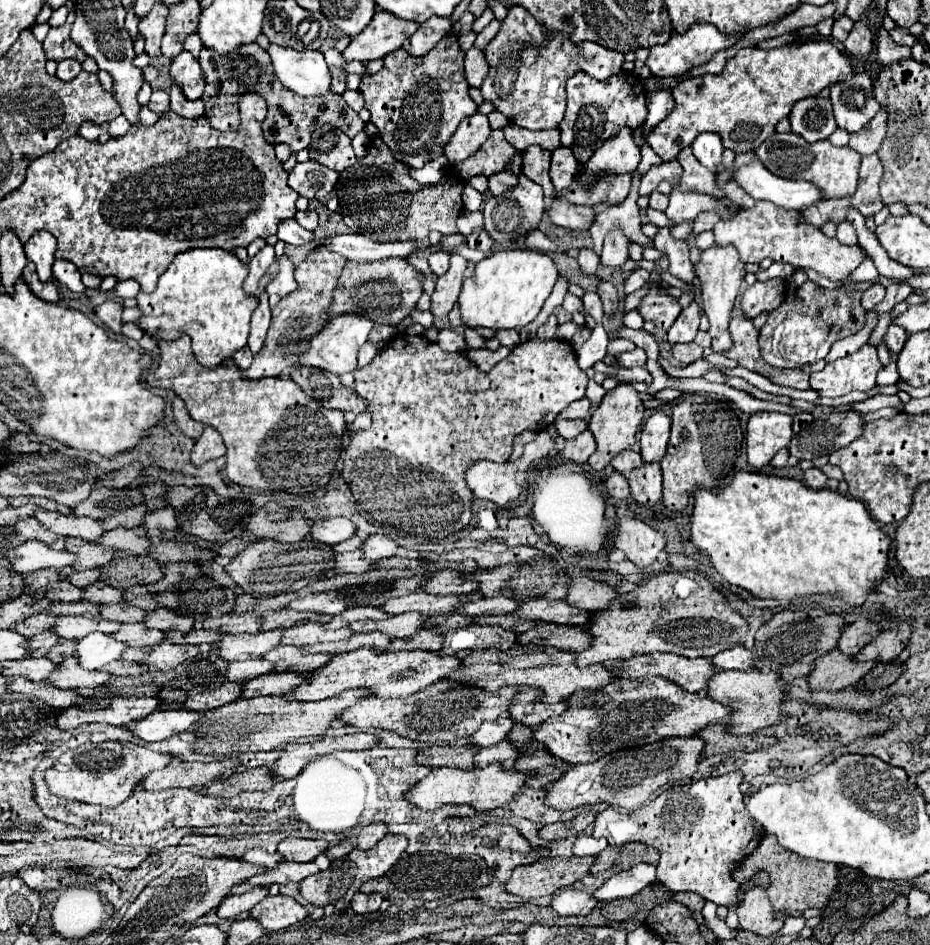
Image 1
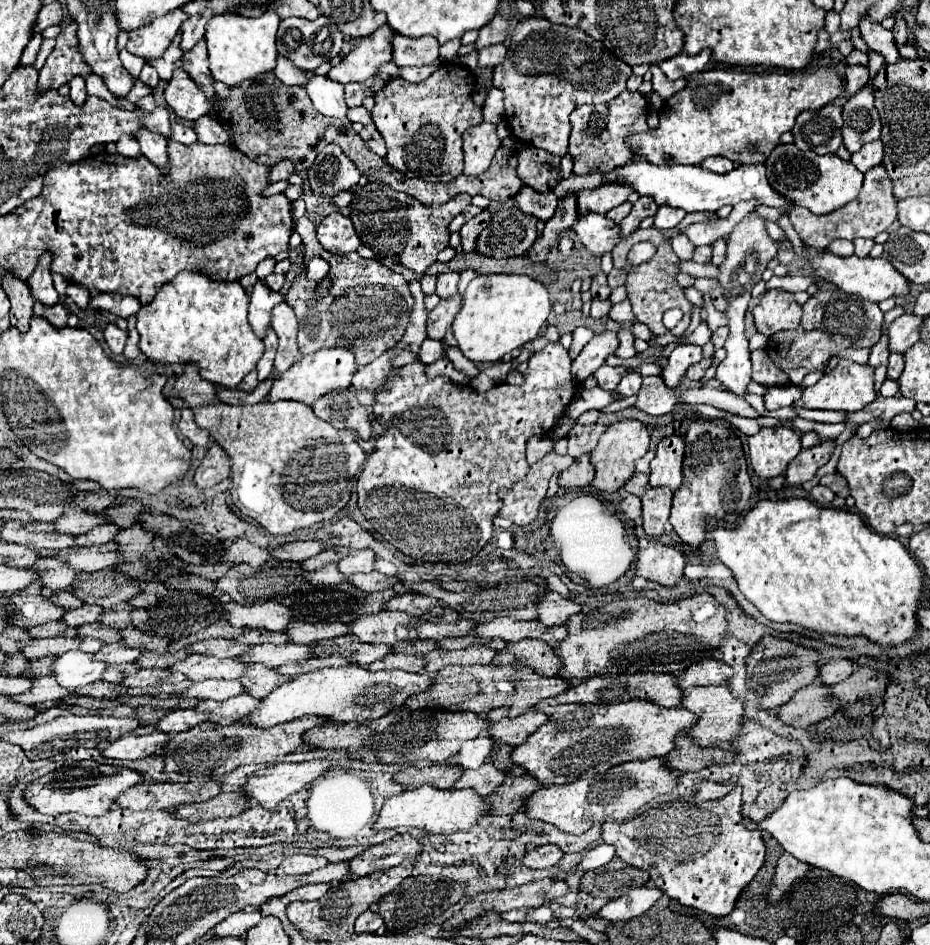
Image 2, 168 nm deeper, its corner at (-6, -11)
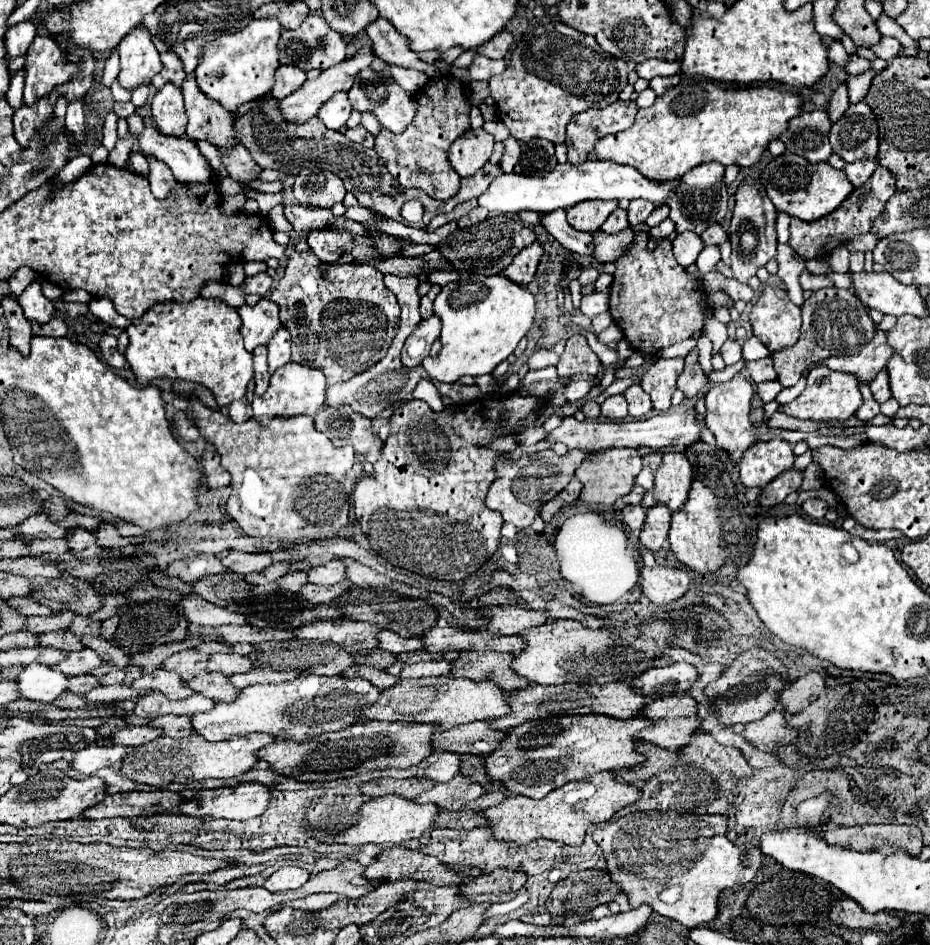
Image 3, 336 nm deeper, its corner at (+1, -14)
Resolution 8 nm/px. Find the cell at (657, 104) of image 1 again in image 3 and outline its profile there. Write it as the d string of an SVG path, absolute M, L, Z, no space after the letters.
M674 75L674 77L654 77L650 81L650 87L656 91L656 95L664 95L664 91L678 85L678 81L680 81L678 75Z

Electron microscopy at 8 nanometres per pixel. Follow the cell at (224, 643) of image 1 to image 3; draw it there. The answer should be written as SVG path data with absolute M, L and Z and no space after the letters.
M154 669L152 673L146 673L132 681L134 689L148 689L148 691L160 691L168 699L184 699L190 697L192 691L184 685L184 681L178 675L172 675L172 671L160 671Z

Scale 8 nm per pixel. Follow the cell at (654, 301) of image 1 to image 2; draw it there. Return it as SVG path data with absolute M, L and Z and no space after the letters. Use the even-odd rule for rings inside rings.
M653 226L653 228L647 228L647 230L639 228L639 232L635 232L635 236L619 242L619 244L613 248L611 254L613 254L615 268L627 268L627 282L625 282L625 286L627 286L627 298L629 298L631 304L633 304L633 314L635 314L635 318L637 318L639 322L647 324L647 328L649 328L655 336L657 336L657 334L667 334L667 332L671 332L671 334L677 336L677 338L683 336L685 330L689 328L689 322L691 322L691 314L689 314L689 312L691 312L693 304L683 296L683 288L675 284L675 274L677 274L675 264L679 262L679 258L677 258L675 252L671 250L669 240L663 236L663 232L657 230L655 226ZM643 240L653 242L653 244L657 246L655 256L653 256L651 260L639 264L639 266L627 268L627 254L629 254L629 250L631 250L637 242L643 242ZM671 308L679 308L679 310L683 312L683 318L679 320L679 324L677 324L675 328L667 330L667 328L663 326L663 320L661 320L661 318L663 318L663 314L665 314L667 310L671 310Z

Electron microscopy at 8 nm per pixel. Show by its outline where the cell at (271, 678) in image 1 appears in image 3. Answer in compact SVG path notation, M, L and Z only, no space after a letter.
M164 715L164 717L158 717L158 719L152 719L148 725L150 727L160 727L164 731L166 737L184 737L184 735L192 735L192 725L188 723L190 717L186 715Z

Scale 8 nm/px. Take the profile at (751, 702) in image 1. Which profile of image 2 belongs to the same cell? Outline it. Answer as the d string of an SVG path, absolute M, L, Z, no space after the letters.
M723 684L723 686L691 688L683 694L681 706L689 708L691 712L695 712L699 716L699 722L695 724L695 728L689 730L689 736L693 736L699 746L719 746L719 744L731 742L737 736L741 736L741 728L743 728L743 720L745 720L743 700L737 698L729 686Z

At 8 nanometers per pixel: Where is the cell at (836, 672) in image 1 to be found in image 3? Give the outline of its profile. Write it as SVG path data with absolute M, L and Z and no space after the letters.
M770 711L760 721L748 723L740 735L748 743L752 743L752 747L770 753L780 745L790 745L796 741L796 733L792 729L786 729L784 723L786 719L784 715L780 715L780 711Z

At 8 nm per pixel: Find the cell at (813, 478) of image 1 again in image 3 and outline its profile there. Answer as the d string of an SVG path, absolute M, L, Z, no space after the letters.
M808 499L808 501L802 505L802 511L804 511L808 517L812 517L812 519L822 521L824 515L826 515L826 511L828 511L828 503L822 501L822 499Z

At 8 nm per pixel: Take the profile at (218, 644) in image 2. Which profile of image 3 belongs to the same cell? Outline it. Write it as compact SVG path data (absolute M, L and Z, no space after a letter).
M186 649L170 655L160 667L166 671L176 671L184 681L190 681L194 675L206 671L206 665L208 665L208 655L194 649Z

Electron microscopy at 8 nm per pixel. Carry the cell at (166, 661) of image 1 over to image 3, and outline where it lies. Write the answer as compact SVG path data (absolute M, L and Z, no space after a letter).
M110 685L110 687L94 687L92 691L84 693L84 699L88 699L90 703L98 701L98 703L114 703L117 701L126 701L136 697L138 693L130 685Z

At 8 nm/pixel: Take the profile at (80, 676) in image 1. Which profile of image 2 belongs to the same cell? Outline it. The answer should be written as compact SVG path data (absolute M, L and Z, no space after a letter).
M41 676L41 678L35 678L35 684L33 684L33 688L29 692L13 696L13 700L37 706L37 704L51 704L51 702L63 700L67 696L77 696L77 694L63 688L61 684L57 684L55 676Z

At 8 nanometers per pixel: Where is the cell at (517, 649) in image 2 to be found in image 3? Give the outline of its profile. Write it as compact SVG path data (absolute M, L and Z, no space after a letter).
M460 653L456 661L452 661L450 677L466 677L470 681L492 681L504 691L524 689L528 685L526 679L520 679L514 671L508 671L508 663L512 663L512 653Z

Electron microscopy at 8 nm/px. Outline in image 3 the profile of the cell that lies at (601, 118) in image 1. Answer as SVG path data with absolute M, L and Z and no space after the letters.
M616 101L604 109L588 109L574 115L566 131L566 147L570 163L584 163L594 143L608 135L628 129L634 123L638 105L634 101Z

